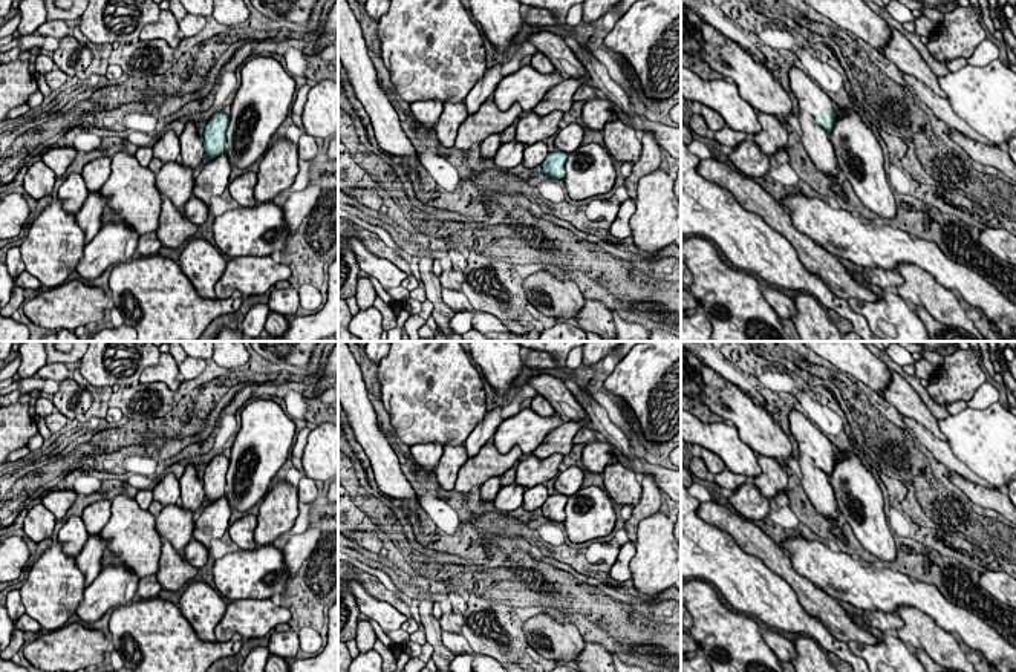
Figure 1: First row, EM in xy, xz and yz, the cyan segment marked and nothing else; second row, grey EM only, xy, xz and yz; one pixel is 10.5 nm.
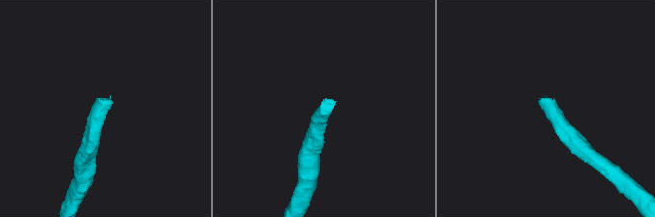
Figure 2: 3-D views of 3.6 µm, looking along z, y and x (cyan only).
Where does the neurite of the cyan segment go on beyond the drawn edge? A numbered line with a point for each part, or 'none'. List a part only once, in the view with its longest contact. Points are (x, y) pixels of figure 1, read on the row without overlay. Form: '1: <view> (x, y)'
1: yz (811, 443)

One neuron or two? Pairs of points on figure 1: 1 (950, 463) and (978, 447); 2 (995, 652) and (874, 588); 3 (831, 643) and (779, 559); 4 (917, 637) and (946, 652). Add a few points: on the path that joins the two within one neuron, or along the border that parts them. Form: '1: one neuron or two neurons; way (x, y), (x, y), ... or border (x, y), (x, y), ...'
1: two neurons; border (947, 441), (952, 452), (986, 481)
2: one neuron; way (964, 625), (947, 616), (924, 596), (905, 593)
3: two neurons; border (793, 588), (799, 603), (842, 640)
4: one neuron; way (924, 637), (932, 639), (938, 645)

